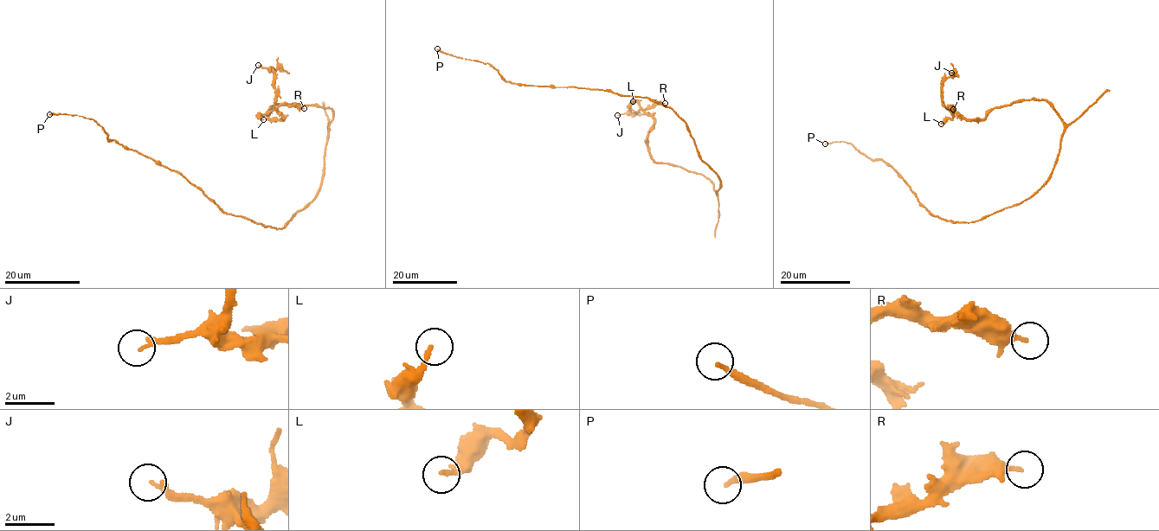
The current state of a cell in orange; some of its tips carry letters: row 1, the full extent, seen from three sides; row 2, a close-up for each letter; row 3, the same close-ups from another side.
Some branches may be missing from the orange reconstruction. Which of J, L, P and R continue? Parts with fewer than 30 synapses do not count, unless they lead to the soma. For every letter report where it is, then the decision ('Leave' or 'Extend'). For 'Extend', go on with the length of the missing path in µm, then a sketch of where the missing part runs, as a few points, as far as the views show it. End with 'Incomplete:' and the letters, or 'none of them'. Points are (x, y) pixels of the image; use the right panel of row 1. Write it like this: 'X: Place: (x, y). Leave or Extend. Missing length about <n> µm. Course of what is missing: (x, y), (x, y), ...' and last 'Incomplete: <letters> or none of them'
J: Place: (951, 73). Leave
L: Place: (941, 124). Leave
P: Place: (825, 143). Leave
R: Place: (953, 109). Leave
Incomplete: none of them

